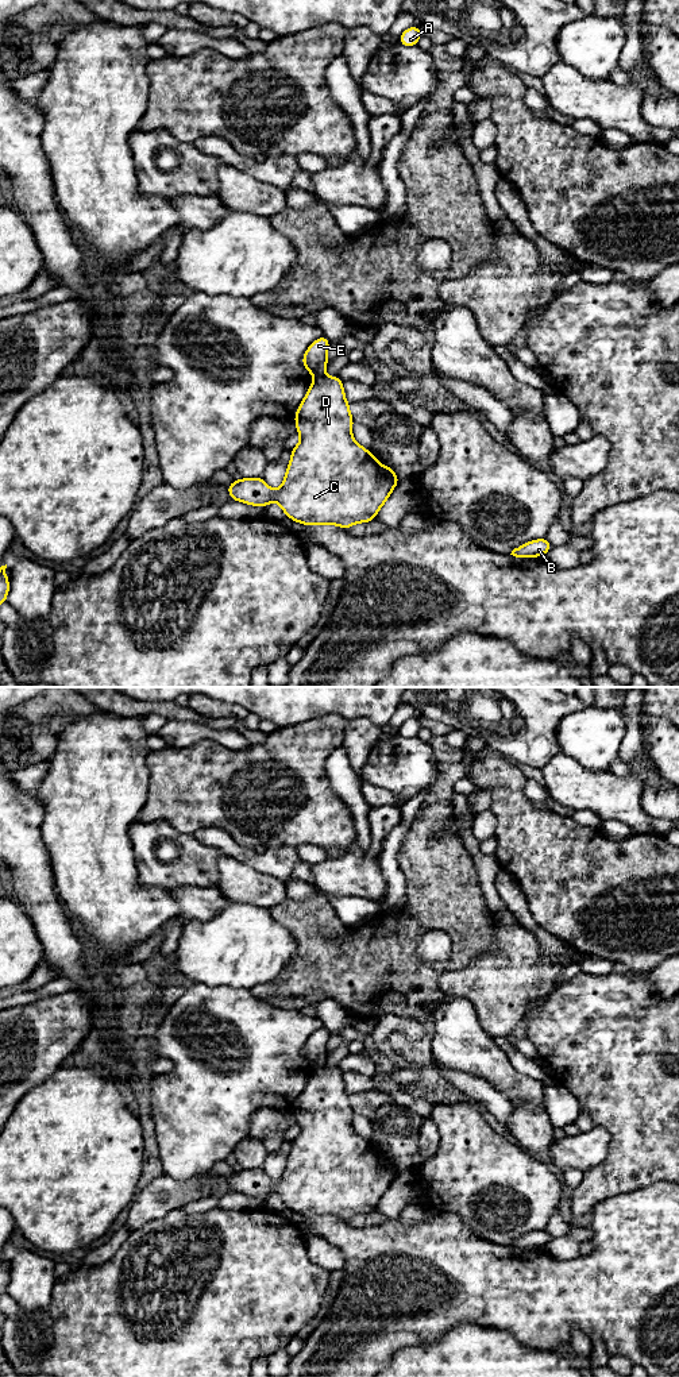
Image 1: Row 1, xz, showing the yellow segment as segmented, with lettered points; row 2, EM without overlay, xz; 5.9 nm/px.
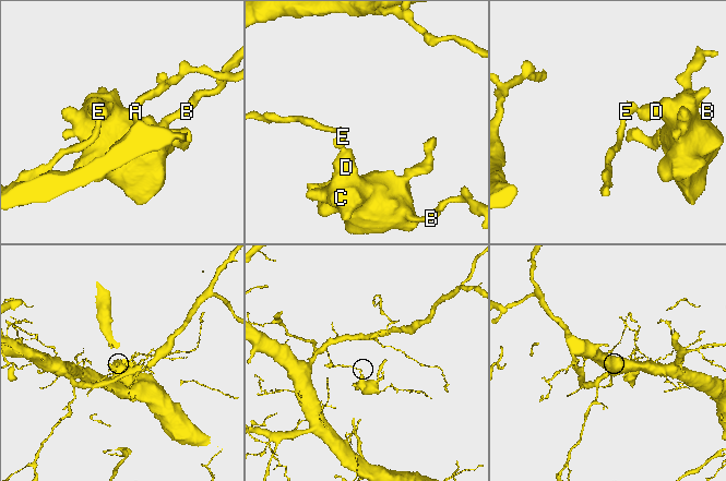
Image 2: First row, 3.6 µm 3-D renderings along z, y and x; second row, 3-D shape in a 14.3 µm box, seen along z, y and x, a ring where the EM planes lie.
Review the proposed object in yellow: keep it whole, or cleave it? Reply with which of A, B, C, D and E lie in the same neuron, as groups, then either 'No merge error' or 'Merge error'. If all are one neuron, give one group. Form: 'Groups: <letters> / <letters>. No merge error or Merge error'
Groups: A E / B C D. Merge error

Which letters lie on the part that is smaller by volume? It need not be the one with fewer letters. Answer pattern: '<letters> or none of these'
B, C, D

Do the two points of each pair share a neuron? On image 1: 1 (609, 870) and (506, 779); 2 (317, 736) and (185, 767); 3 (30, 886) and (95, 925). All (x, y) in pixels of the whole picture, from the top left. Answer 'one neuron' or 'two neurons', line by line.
1: one neuron
2: one neuron
3: two neurons

